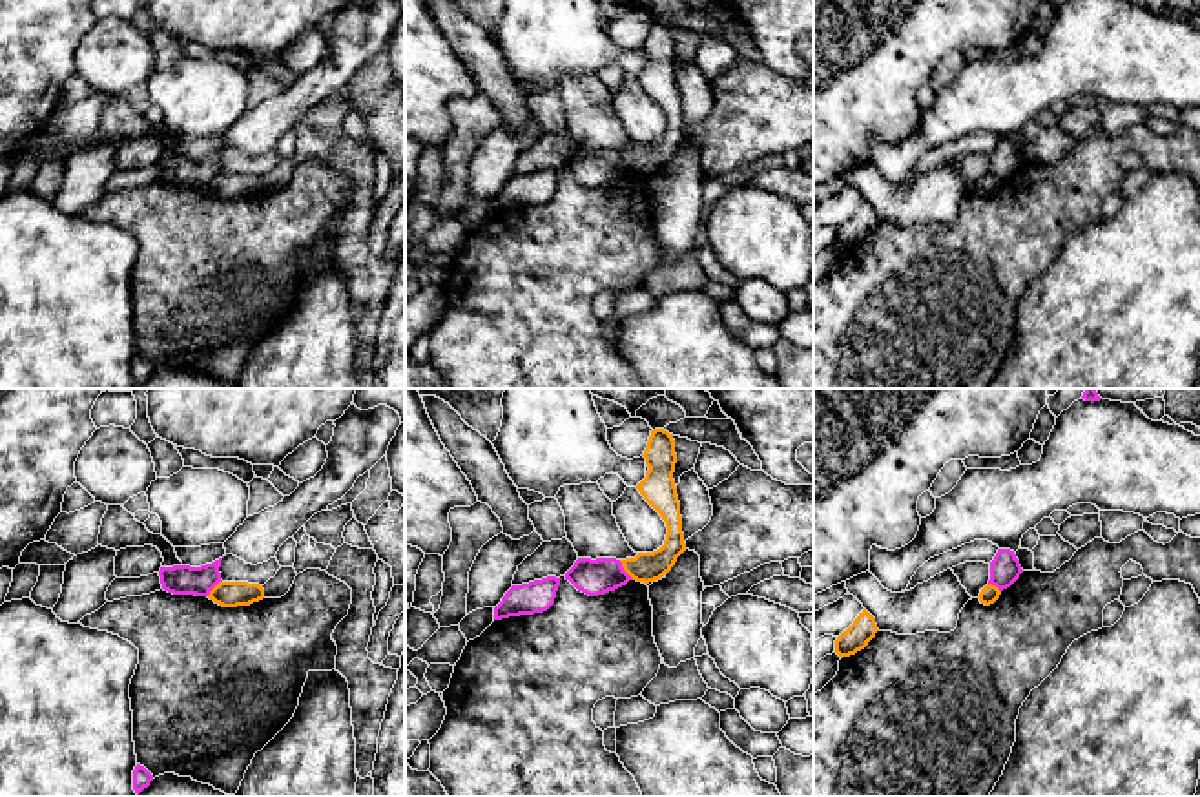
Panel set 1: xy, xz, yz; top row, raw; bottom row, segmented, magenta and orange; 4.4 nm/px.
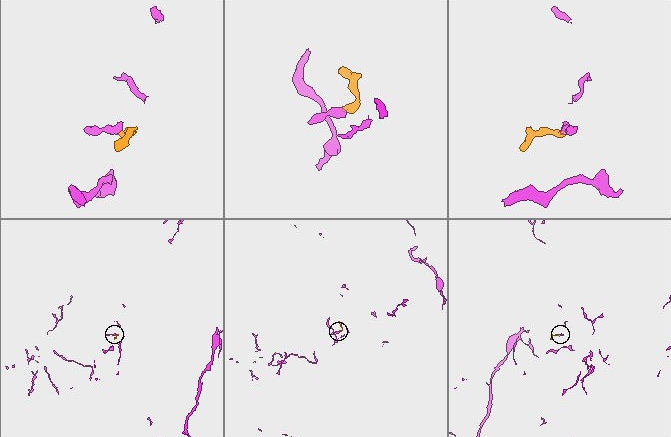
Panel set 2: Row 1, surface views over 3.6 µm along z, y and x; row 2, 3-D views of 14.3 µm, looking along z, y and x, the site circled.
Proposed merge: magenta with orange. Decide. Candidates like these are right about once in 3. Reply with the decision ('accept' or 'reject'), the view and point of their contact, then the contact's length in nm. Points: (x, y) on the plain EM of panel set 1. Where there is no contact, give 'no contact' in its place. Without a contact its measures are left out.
reject; meets magenta in xz at (622, 161); contact 110 nm long

